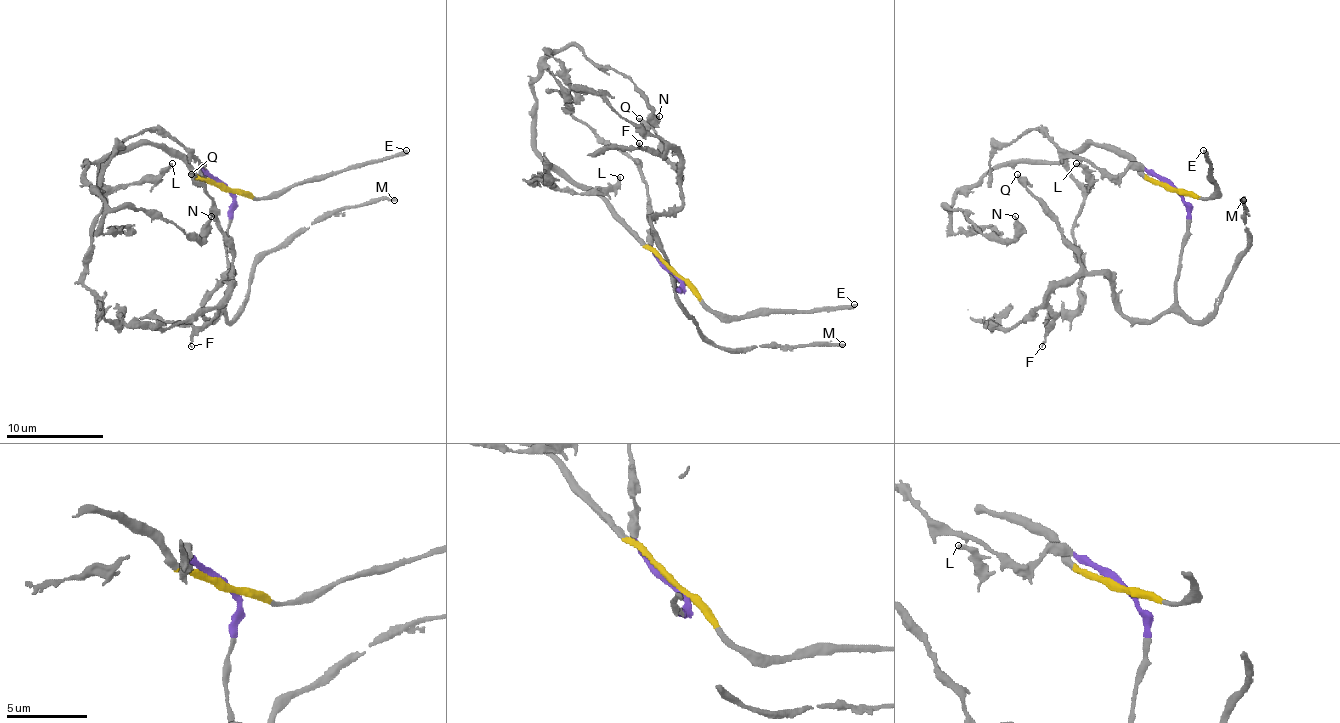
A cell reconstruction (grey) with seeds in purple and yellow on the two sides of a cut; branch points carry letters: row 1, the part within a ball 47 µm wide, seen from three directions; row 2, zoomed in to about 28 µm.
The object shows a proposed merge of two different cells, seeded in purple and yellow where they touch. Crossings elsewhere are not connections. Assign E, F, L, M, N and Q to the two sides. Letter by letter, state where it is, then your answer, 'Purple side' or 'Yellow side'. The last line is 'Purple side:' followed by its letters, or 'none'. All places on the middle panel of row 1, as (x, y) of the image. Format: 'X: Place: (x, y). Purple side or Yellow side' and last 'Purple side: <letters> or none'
E: Place: (854, 304). Yellow side
F: Place: (639, 143). Purple side
L: Place: (620, 177). Yellow side
M: Place: (842, 344). Purple side
N: Place: (659, 116). Yellow side
Q: Place: (639, 118). Purple side
Purple side: F, M, Q

